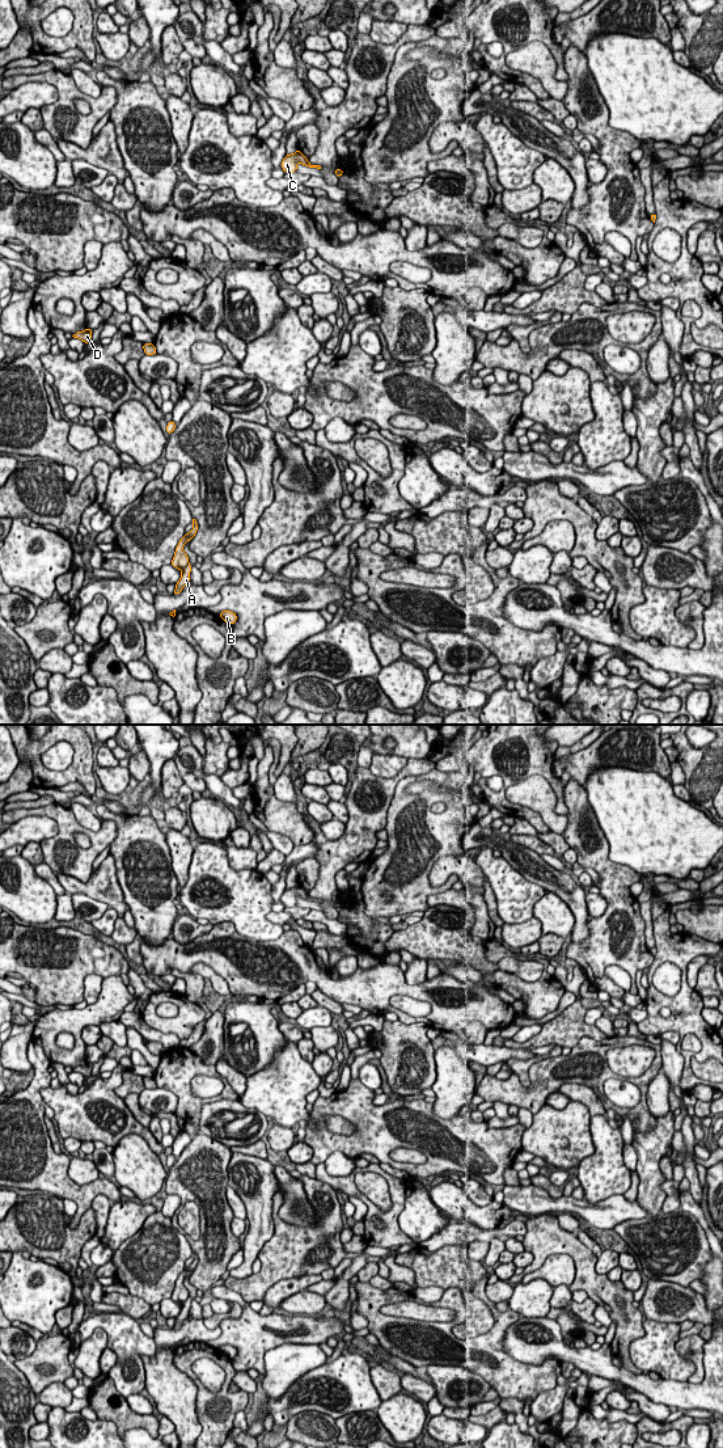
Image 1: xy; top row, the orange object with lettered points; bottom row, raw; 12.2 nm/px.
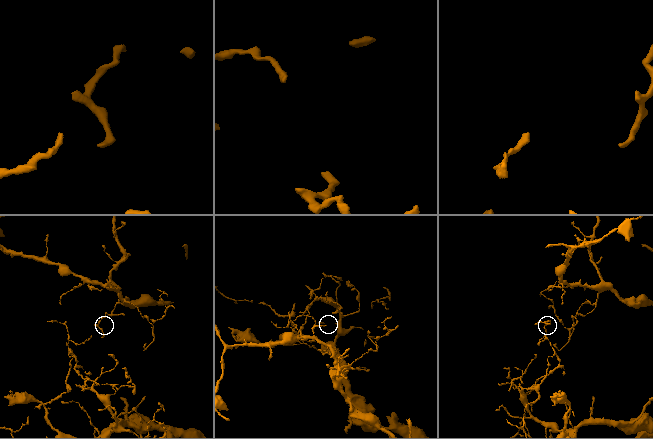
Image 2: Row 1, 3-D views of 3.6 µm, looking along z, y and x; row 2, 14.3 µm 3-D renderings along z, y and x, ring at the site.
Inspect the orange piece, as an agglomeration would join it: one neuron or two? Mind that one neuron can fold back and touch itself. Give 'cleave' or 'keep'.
cleave

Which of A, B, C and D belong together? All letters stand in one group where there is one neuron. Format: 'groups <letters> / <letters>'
groups A / B C D

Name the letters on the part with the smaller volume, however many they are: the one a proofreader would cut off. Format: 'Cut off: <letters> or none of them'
Cut off: A

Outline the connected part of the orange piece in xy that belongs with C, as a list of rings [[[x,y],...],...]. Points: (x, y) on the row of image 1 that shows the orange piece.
[[[297,149],[295,153],[292,155],[286,155],[283,161],[282,161],[282,169],[286,172],[286,173],[295,173],[296,169],[297,169],[297,164],[301,162],[303,165],[305,166],[309,166],[309,168],[317,168],[317,169],[321,169],[320,165],[312,165],[308,159],[301,153],[300,149]]]

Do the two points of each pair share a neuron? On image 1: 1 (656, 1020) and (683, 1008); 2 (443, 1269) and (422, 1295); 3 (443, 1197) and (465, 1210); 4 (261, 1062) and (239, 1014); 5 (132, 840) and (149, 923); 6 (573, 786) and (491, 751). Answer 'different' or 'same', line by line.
1: same
2: different
3: same
4: same
5: same
6: different

